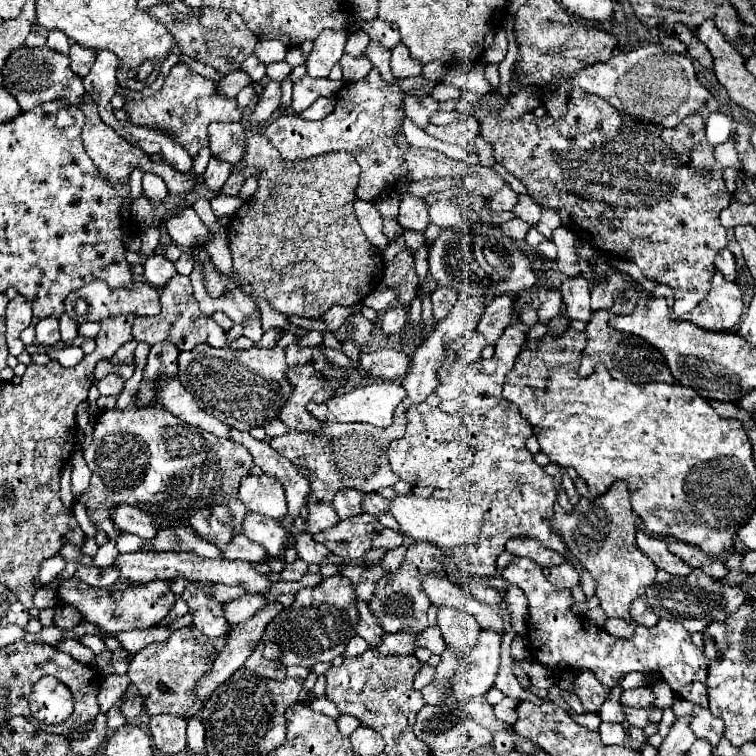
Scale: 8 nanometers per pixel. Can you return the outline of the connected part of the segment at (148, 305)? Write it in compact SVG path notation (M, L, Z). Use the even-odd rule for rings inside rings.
M95 281L95 283L91 283L91 285L85 285L85 287L77 289L77 291L71 295L71 305L65 305L65 307L67 307L67 315L69 315L69 317L73 317L77 323L83 323L83 321L103 321L105 317L115 317L115 315L135 315L135 317L147 317L147 315L159 315L159 311L161 311L161 307L159 307L159 293L157 293L157 289L153 289L153 287L149 287L147 283L141 283L141 281L135 281L135 283L133 283L133 287L127 287L127 289L125 289L125 287L121 287L121 289L109 289L105 283ZM77 299L85 299L85 301L87 301L87 305L89 305L89 313L87 313L85 317L75 317L73 307L75 307L75 301L77 301ZM71 305L73 305L73 307L71 307Z

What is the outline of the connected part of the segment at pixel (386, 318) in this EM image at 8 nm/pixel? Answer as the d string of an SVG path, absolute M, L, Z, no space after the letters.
M395 305L395 307L389 307L387 313L383 315L383 321L381 321L381 331L383 335L395 335L395 333L401 333L405 323L407 323L407 309L403 305Z

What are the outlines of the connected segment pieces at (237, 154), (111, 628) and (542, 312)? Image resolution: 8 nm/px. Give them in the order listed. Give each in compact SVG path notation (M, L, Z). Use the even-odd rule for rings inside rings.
M211 123L207 127L209 131L209 149L215 157L229 161L231 165L237 165L243 159L245 151L245 127L241 123Z
M71 577L57 585L57 599L61 605L67 603L75 611L79 611L79 615L83 617L83 623L97 625L103 637L109 637L121 631L155 627L169 615L177 597L171 591L171 581L165 581L165 579L153 579L143 585L133 585L123 591L115 591L109 587L91 587L83 583L79 577Z
M541 289L541 291L537 293L537 299L541 301L541 303L539 303L539 309L537 309L537 313L539 313L539 323L541 323L541 325L547 323L551 317L559 315L561 305L563 305L559 291L555 291L555 289Z

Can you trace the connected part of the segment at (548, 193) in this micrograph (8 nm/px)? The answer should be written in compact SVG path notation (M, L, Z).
M573 89L571 91L571 97L569 97L569 103L567 103L567 115L563 115L561 119L553 119L549 115L545 117L535 117L533 113L525 113L523 117L519 119L513 119L513 121L505 121L501 119L499 115L499 109L491 109L491 107L479 107L475 111L475 117L479 121L479 127L481 127L481 133L485 135L485 139L495 147L495 159L497 163L501 163L509 173L513 173L527 189L529 189L529 195L543 207L553 207L561 221L563 221L563 227L569 227L577 237L581 237L583 241L591 243L595 249L599 251L605 251L607 255L611 257L619 257L619 259L627 259L627 261L633 261L637 263L637 267L643 271L643 275L647 279L655 279L657 283L667 283L673 287L675 291L675 305L673 305L673 311L675 315L685 315L687 311L691 311L701 299L705 299L705 291L709 289L709 279L713 277L713 271L715 271L715 265L713 265L713 259L715 255L727 245L727 233L725 229L721 227L719 223L719 213L731 203L733 195L731 191L727 189L725 181L723 181L723 169L717 165L715 157L713 157L713 145L707 141L705 137L705 121L701 115L687 115L677 127L673 129L665 129L661 125L653 125L649 121L643 121L643 119L637 119L637 117L631 117L631 115L621 115L615 107L611 107L609 103L605 103L603 99L599 97L591 97L589 93L583 93L583 91L577 91Z

